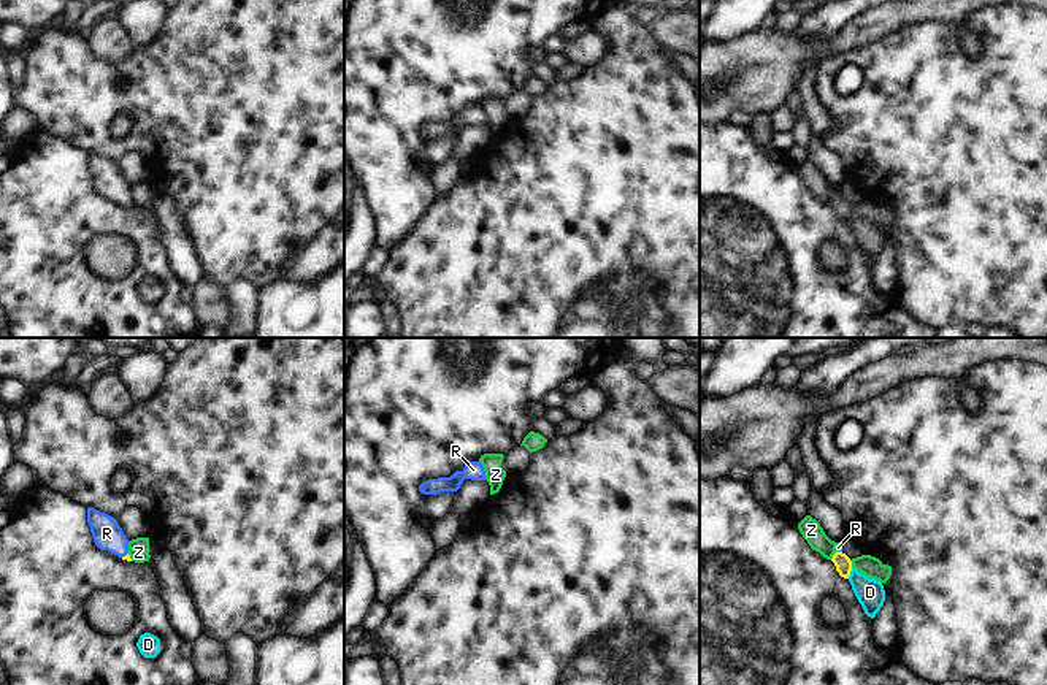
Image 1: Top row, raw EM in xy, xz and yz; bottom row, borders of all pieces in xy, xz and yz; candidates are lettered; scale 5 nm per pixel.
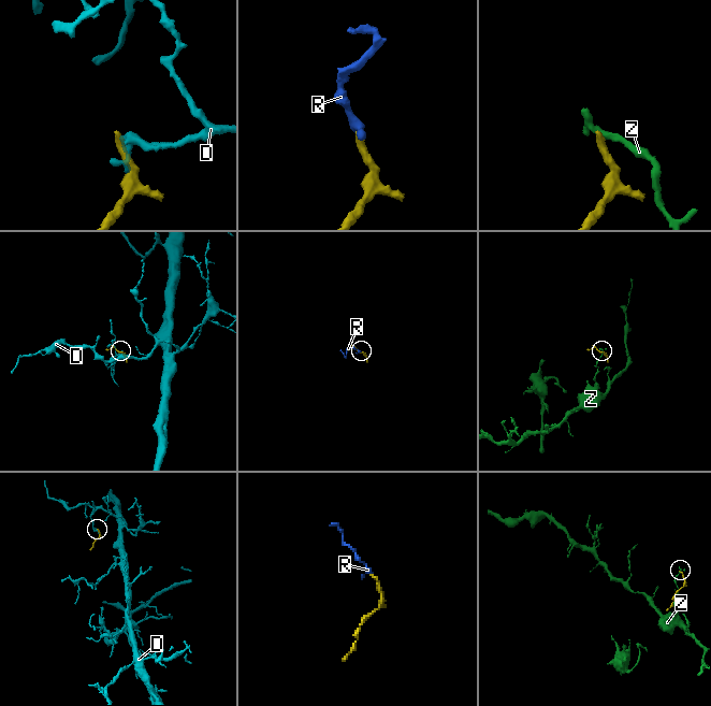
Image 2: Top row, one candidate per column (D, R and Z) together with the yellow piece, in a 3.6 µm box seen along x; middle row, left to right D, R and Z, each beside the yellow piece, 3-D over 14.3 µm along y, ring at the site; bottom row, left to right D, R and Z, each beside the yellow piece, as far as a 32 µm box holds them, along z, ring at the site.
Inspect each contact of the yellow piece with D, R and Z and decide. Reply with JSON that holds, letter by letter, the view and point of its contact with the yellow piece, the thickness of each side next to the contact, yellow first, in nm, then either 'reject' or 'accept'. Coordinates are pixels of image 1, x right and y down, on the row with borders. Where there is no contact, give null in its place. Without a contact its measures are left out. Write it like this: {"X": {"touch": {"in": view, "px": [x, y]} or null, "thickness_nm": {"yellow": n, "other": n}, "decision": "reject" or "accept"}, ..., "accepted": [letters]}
{"D": {"touch": {"in": "yz", "px": [849, 573]}, "thickness_nm": {"yellow": 90, "other": 140}, "decision": "reject"}, "R": {"touch": {"in": "xy", "px": [126, 555]}, "thickness_nm": {"yellow": 30, "other": 150}, "decision": "accept"}, "Z": {"touch": {"in": "yz", "px": [833, 555]}, "thickness_nm": {"yellow": 90, "other": 110}, "decision": "reject"}, "accepted": ["R"]}

